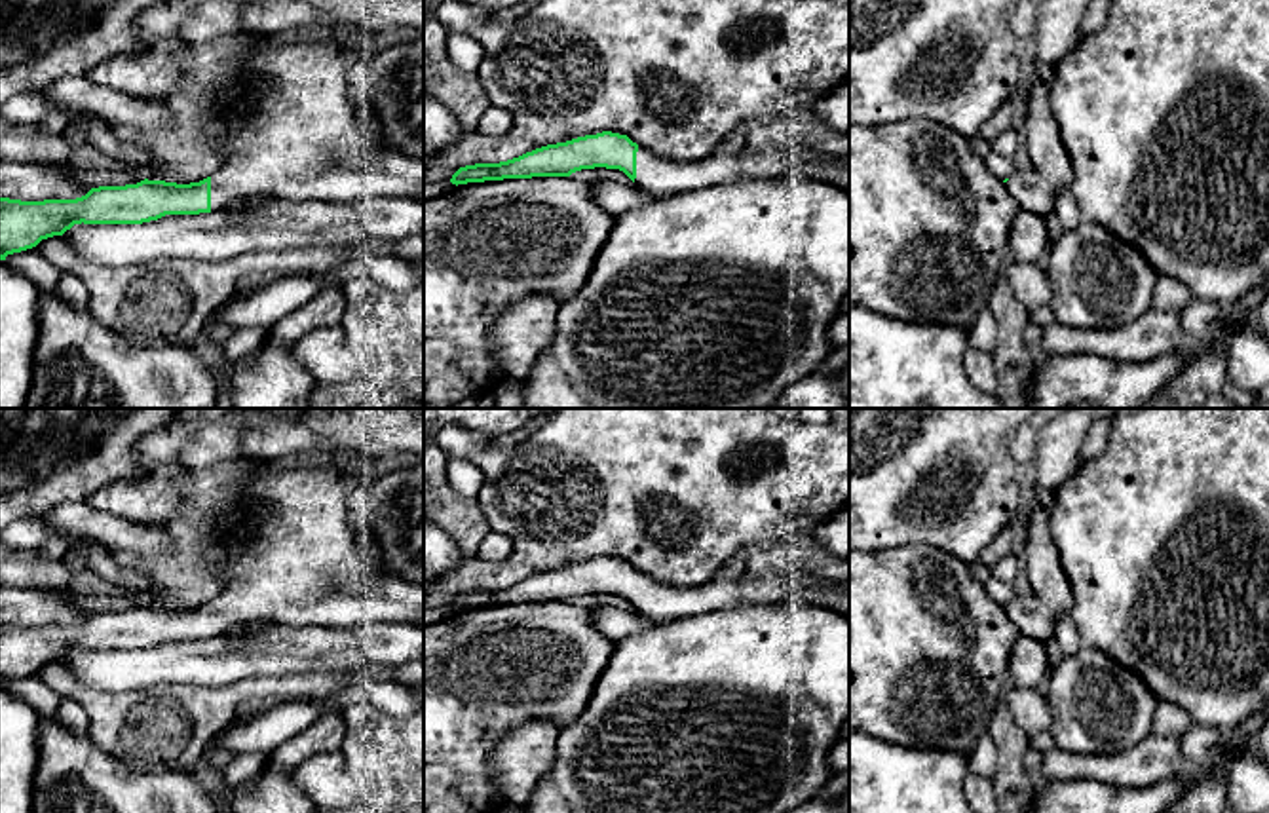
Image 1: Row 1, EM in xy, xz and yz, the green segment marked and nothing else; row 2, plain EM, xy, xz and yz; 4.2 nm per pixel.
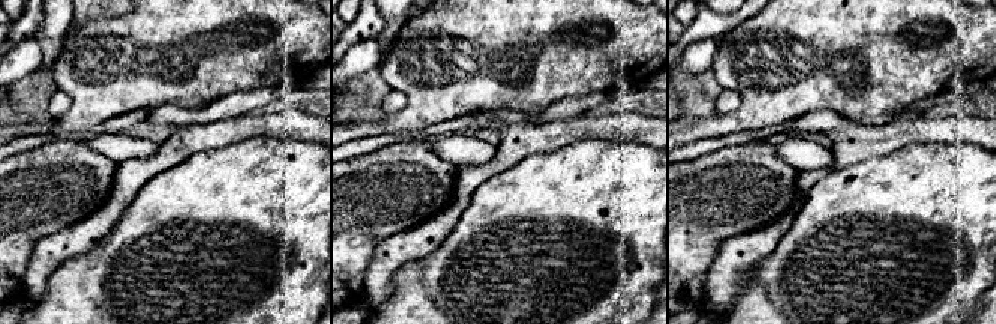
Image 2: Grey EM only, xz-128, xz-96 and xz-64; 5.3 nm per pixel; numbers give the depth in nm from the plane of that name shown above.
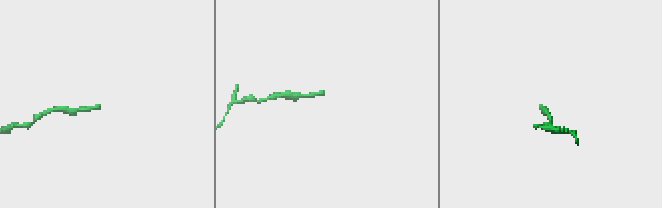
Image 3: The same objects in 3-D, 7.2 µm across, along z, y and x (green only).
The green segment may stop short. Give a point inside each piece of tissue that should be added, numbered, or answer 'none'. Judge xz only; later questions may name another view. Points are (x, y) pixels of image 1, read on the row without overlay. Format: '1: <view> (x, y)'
1: xz (656, 601)

